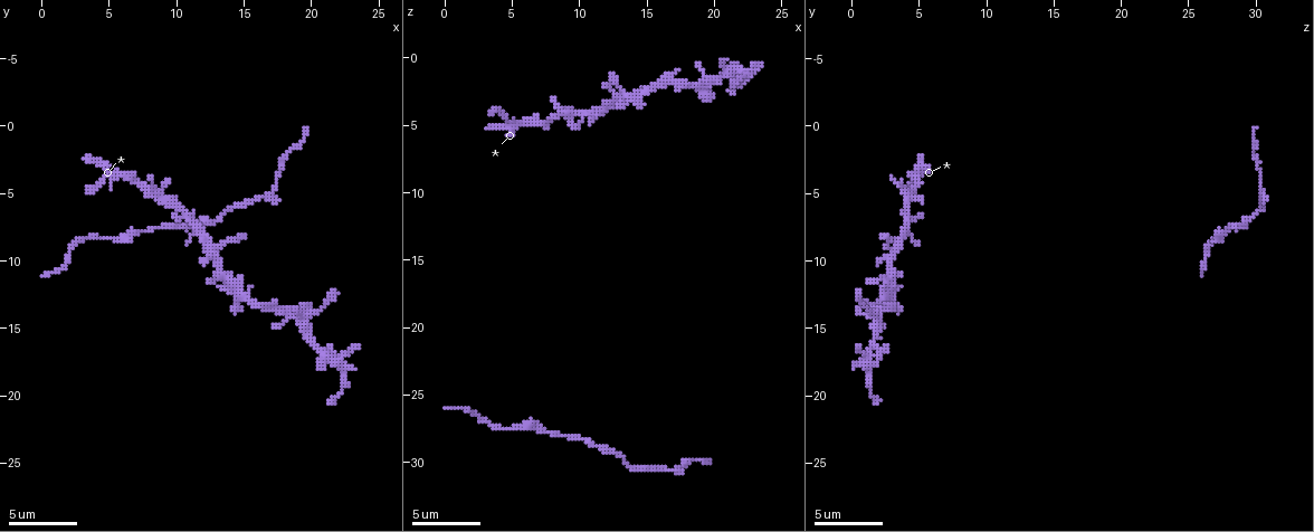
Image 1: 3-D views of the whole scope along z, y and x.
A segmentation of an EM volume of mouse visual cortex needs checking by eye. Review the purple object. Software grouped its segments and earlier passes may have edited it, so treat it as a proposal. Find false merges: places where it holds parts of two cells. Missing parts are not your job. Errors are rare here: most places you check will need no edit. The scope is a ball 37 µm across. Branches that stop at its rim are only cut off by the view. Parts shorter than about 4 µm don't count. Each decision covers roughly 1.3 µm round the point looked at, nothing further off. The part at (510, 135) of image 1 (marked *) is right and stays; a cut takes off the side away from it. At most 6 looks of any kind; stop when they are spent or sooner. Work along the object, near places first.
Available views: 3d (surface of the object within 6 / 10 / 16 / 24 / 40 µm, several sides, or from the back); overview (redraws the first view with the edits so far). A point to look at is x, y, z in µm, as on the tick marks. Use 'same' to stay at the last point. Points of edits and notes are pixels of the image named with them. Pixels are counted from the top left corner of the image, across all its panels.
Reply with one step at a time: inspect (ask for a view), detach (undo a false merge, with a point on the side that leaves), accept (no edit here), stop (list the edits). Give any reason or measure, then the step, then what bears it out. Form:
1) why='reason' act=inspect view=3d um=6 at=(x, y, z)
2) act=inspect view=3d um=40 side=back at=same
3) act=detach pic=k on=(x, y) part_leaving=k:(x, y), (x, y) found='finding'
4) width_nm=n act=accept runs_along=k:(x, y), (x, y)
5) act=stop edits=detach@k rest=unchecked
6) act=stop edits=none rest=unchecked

why='looks like a crossing' act=inspect view=3d um=16 at=(12.8, 9.4, 3.0)

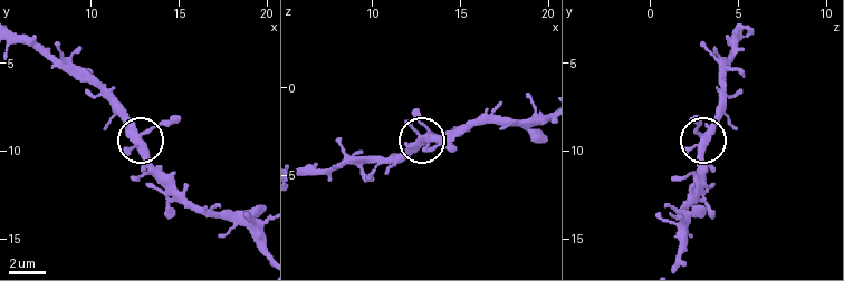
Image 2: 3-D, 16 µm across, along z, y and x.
arms=4 act=accept found='all the same cell'

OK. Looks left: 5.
why='side arm on a straight run' act=inspect view=3d um=10 at=(15.8, 13.2, 2.2)

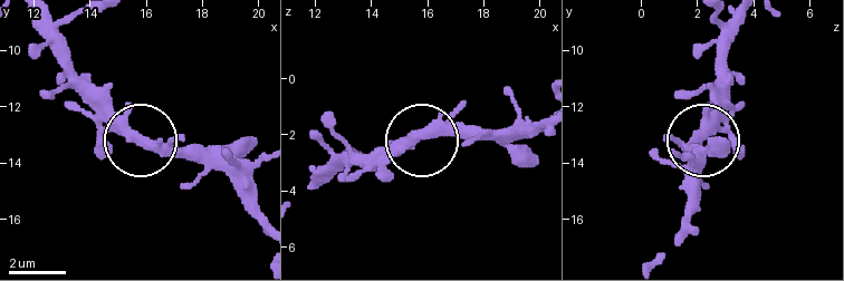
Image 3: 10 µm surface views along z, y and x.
act=accept runs_along=3:(35, 25), (150, 142), (219, 147) found='continuous, no second cell'

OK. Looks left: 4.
why='thick turns thin' act=inspect view=3d um=10 at=(12.6, 7.2, 29.6)

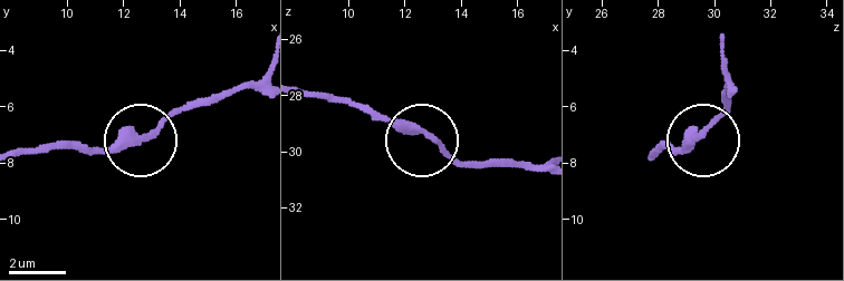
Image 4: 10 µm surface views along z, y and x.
width_nm=300 act=accept found='all the same cell'

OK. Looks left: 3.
act=stop edits=none rest=unchecked

